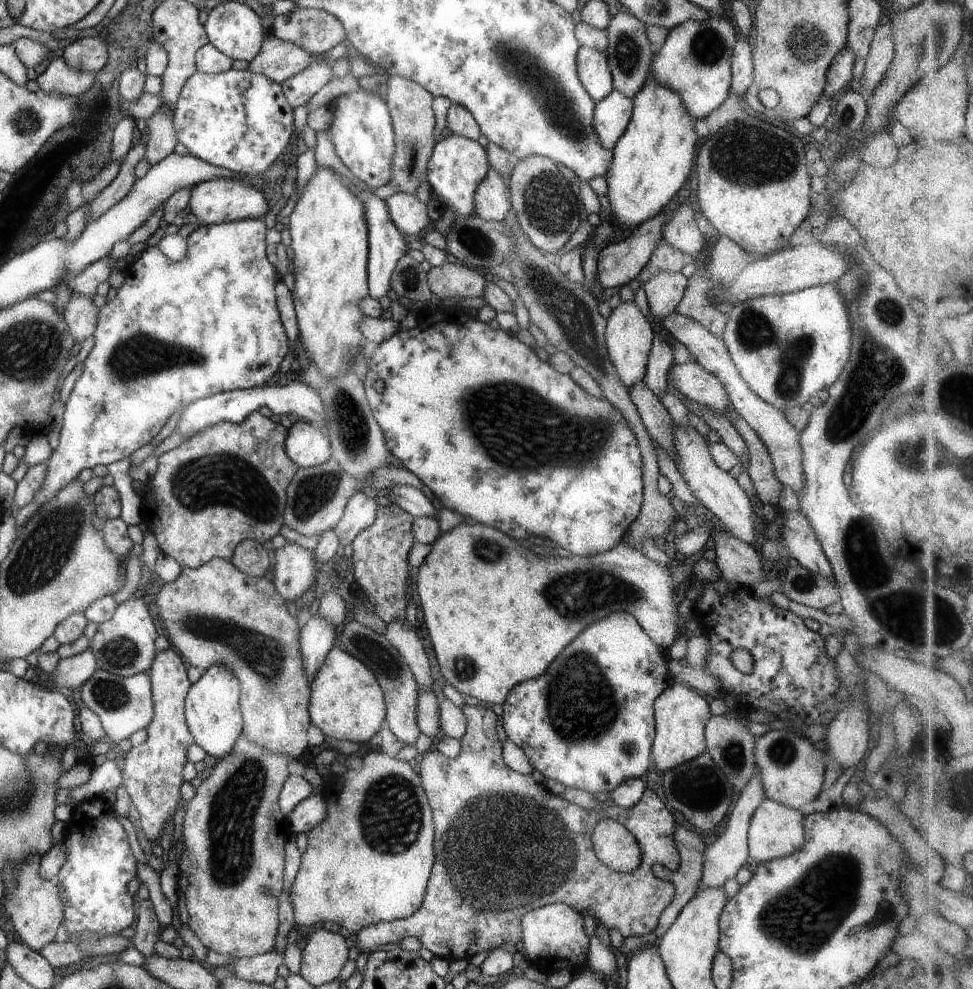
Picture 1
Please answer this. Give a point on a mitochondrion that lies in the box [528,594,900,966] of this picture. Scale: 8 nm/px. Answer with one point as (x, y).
(803, 918)

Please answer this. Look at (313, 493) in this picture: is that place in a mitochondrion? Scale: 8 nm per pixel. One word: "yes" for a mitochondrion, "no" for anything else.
yes

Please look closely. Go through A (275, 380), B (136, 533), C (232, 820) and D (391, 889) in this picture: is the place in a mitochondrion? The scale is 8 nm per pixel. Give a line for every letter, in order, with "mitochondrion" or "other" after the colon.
A: other
B: other
C: mitochondrion
D: other

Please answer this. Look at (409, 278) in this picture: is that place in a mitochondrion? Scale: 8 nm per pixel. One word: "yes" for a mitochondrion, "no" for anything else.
yes

